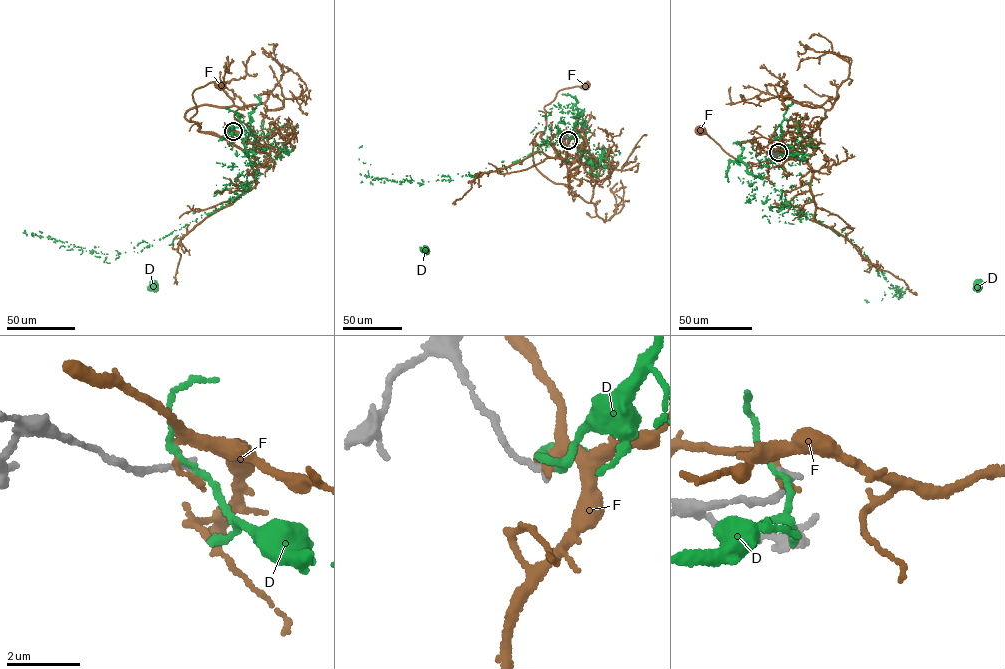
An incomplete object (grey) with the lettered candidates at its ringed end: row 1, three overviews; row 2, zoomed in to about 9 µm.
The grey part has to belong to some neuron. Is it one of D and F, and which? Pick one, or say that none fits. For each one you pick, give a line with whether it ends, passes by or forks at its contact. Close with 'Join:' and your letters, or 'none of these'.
Join: none of these

